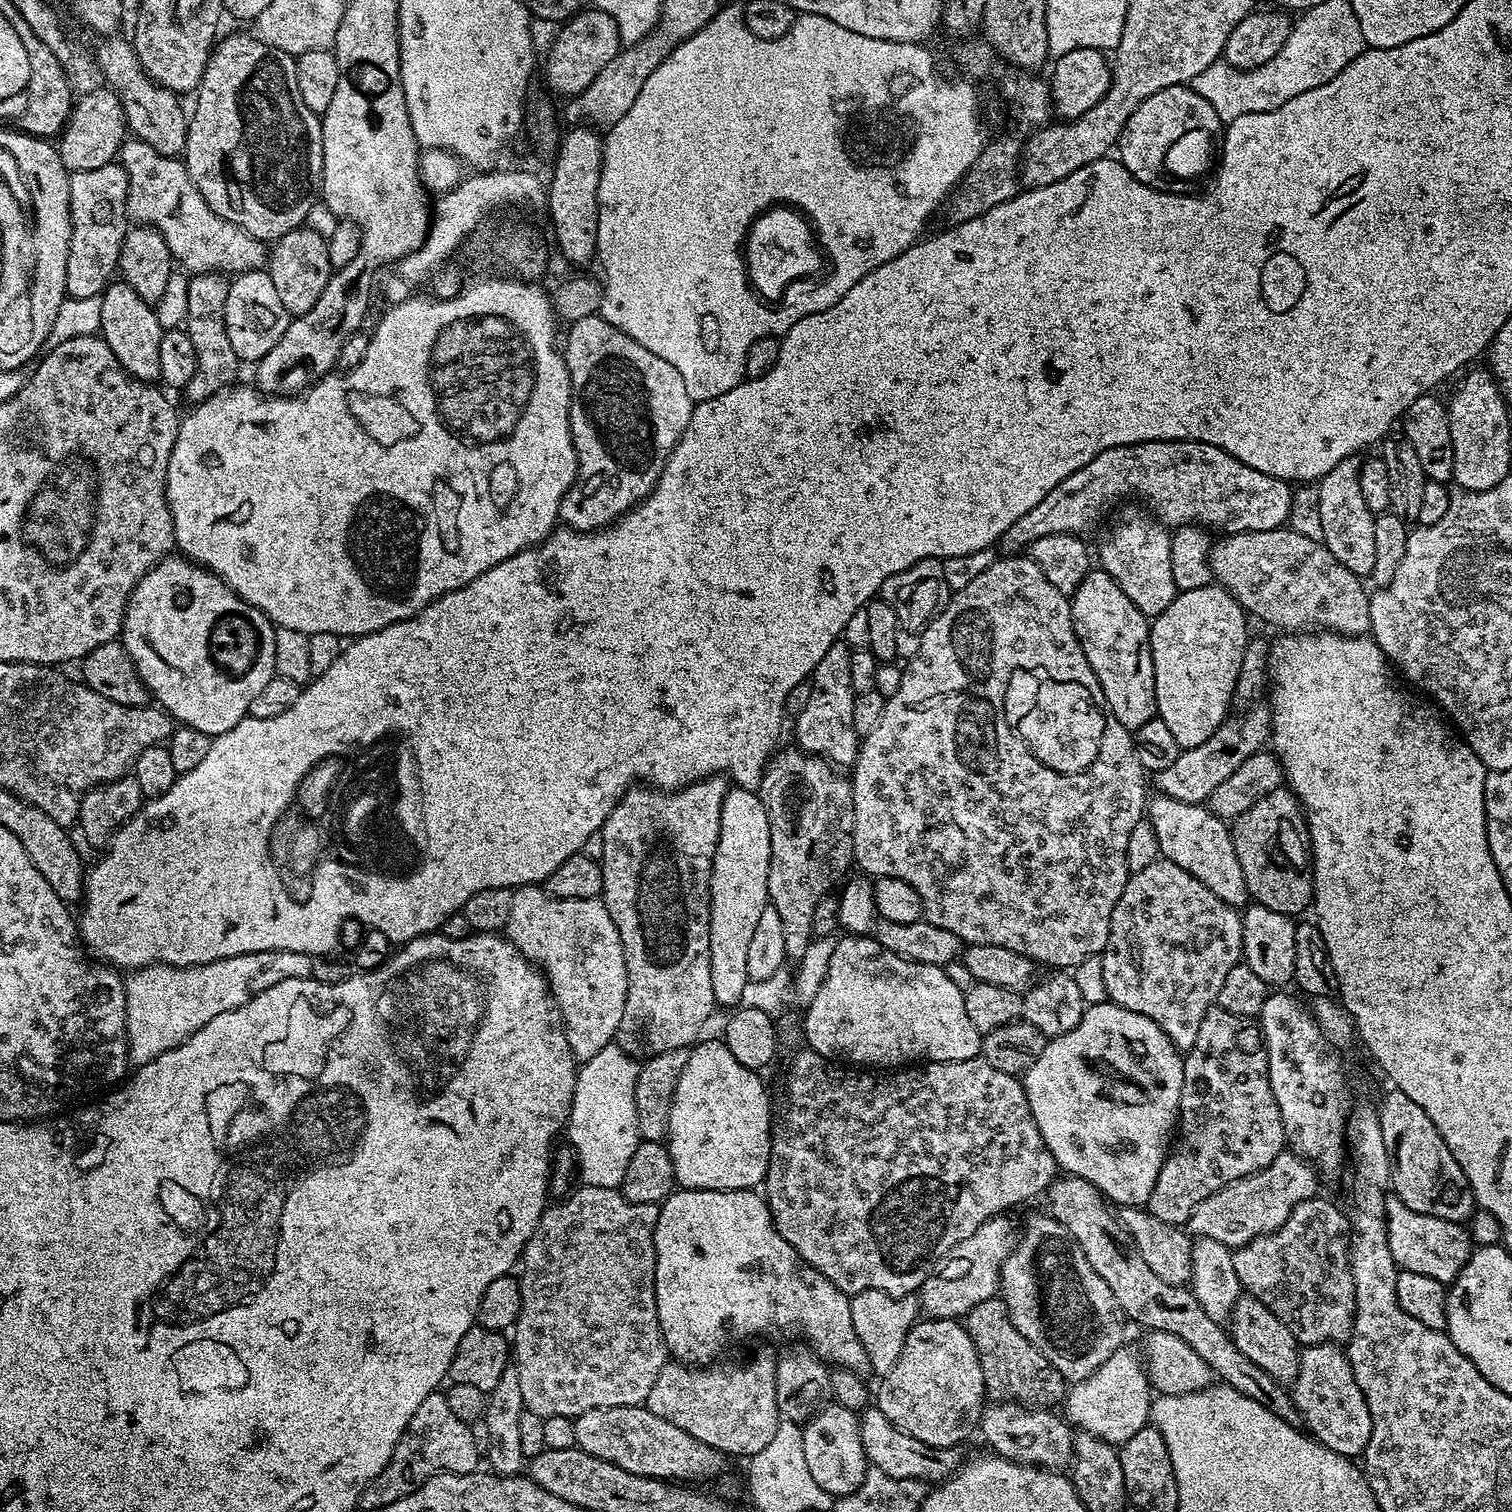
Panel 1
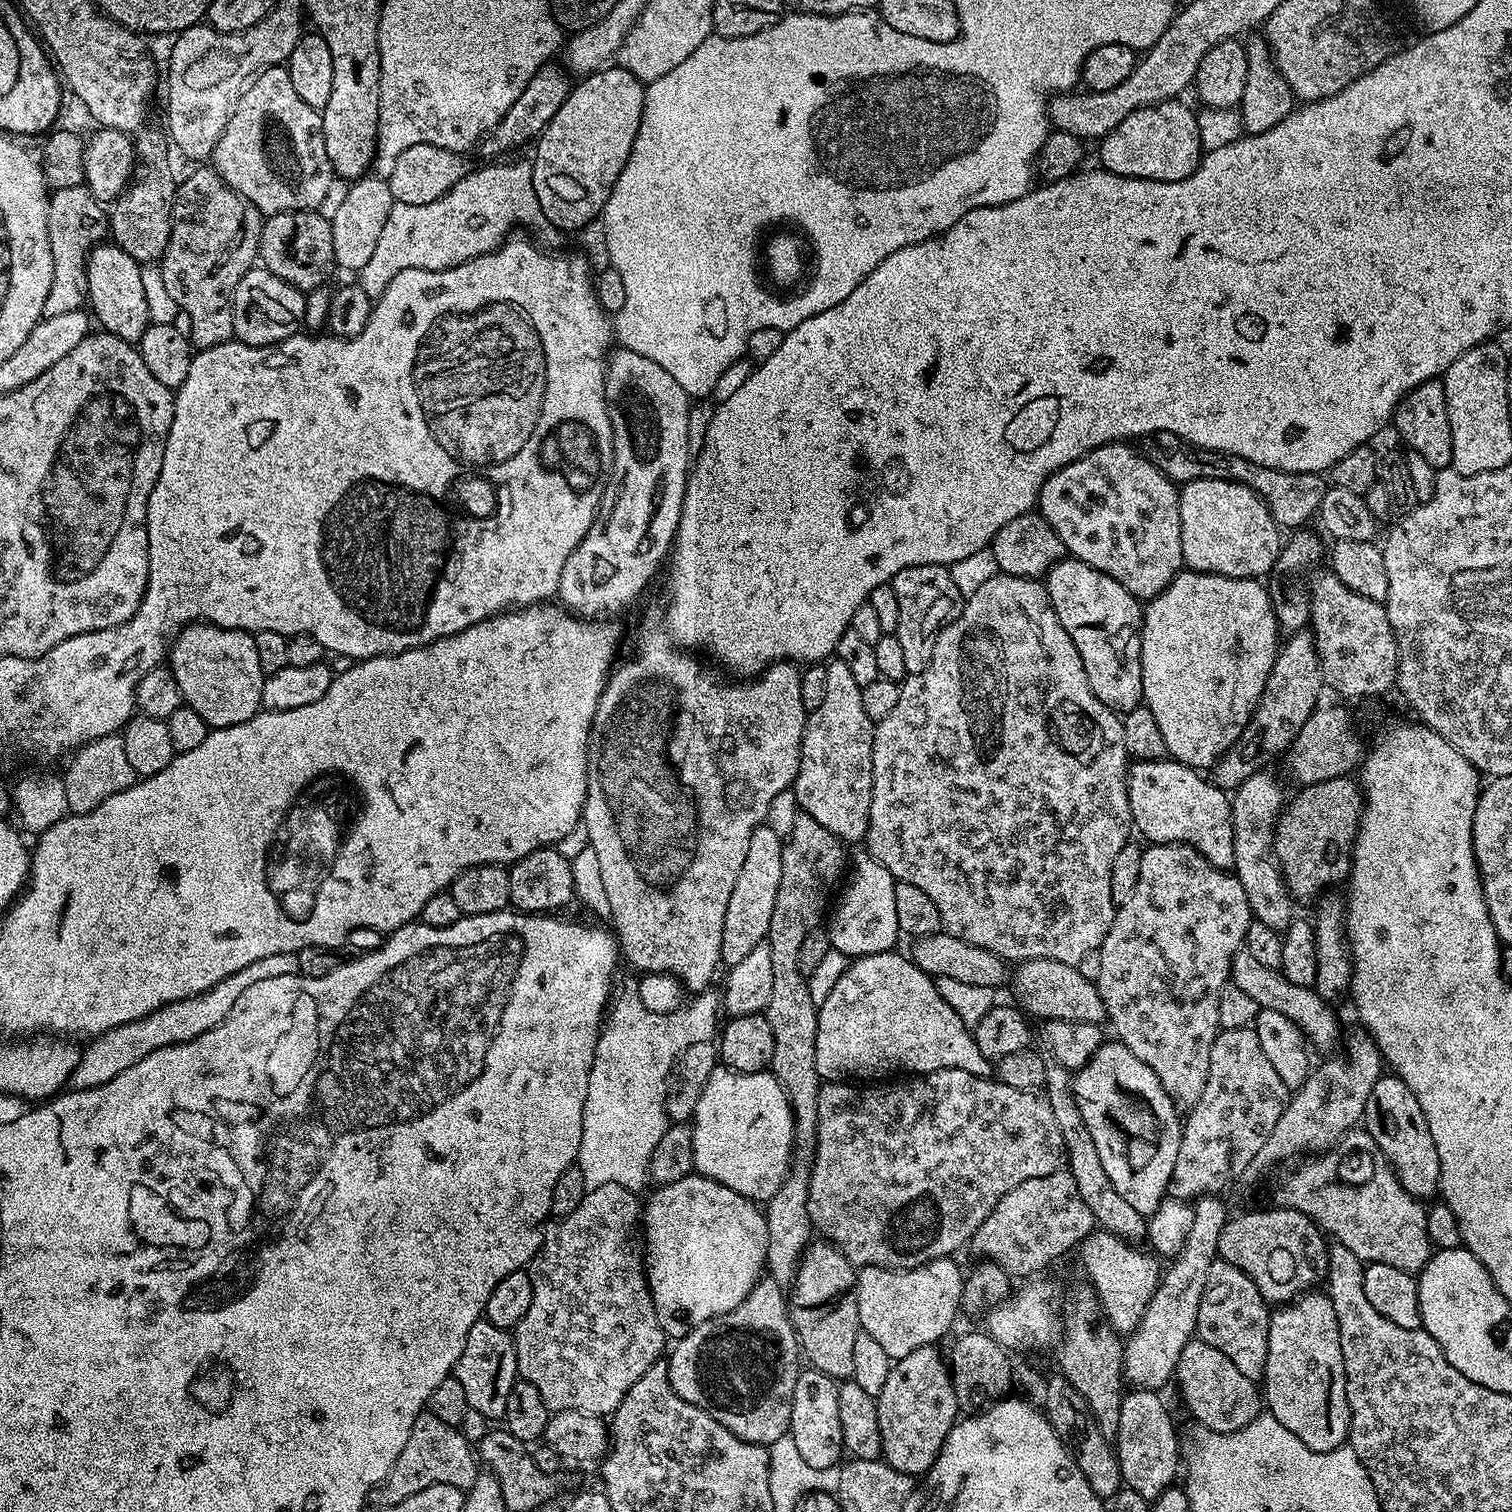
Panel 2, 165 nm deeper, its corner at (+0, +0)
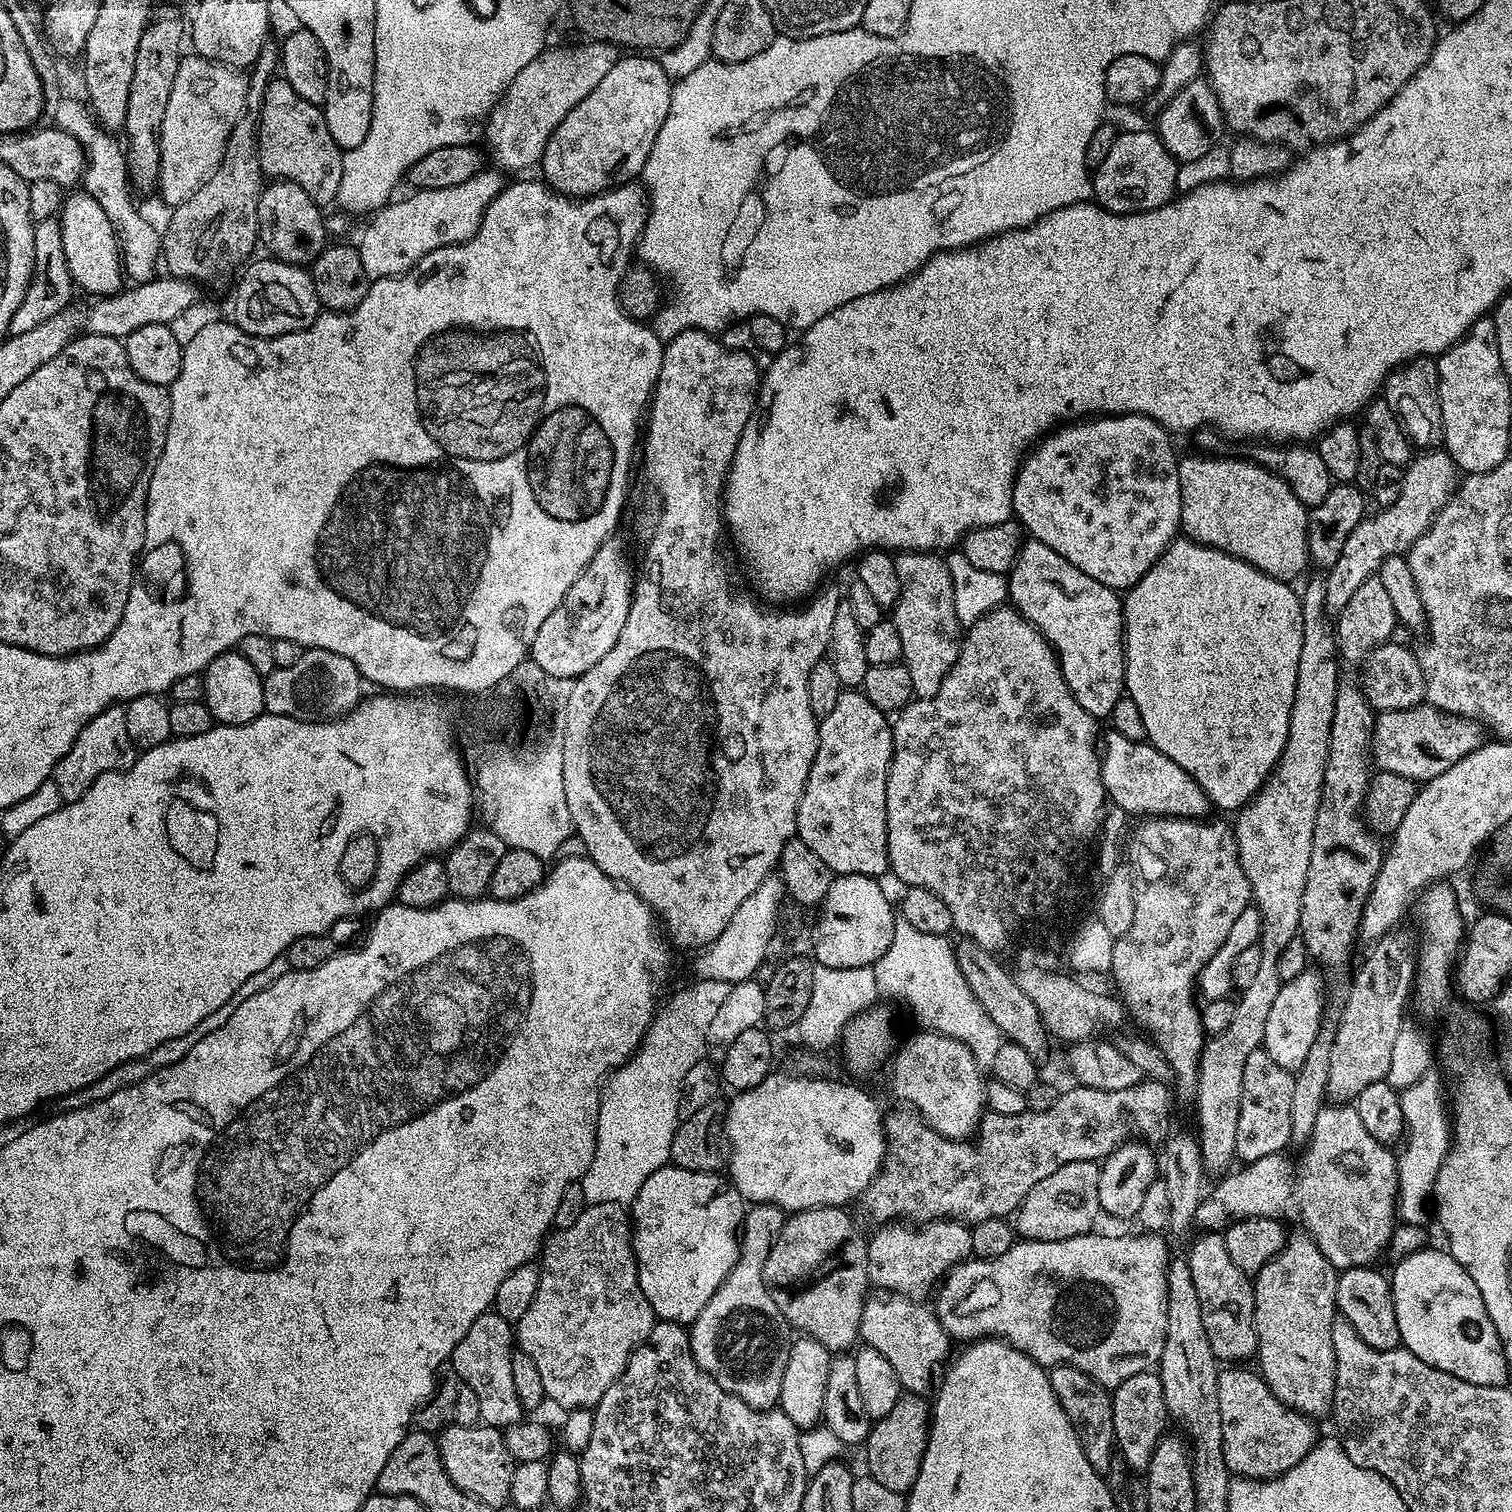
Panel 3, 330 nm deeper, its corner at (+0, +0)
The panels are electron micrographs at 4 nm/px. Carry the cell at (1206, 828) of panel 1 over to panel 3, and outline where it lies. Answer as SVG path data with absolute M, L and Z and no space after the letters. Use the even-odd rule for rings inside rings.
M1114 731L1102 740L1100 773L1109 801L1119 811L1135 818L1204 818L1209 814L1208 795L1198 786L1178 762L1170 762L1154 745L1130 738Z

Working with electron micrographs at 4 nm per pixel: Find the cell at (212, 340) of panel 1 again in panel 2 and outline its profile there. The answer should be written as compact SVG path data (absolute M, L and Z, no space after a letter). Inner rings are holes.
M196 166L183 181L179 181L176 197L172 199L170 242L158 261L166 291L174 298L179 311L188 315L190 340L197 349L224 344L236 335L232 317L232 299L238 282L257 263L260 251L260 212L246 198L242 198L211 166Z

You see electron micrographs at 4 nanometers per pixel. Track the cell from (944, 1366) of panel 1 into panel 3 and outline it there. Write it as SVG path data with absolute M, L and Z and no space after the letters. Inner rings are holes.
M901 1395L899 1402L881 1420L875 1421L868 1433L867 1471L882 1486L895 1492L907 1493L914 1486L920 1473L922 1457L928 1445L928 1429L930 1427L930 1404L920 1396Z

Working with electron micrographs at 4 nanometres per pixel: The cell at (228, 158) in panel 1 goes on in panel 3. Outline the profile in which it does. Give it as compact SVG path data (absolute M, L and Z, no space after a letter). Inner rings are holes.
M282 78L273 79L264 89L256 129L256 157L265 177L289 180L302 186L315 204L327 206L335 201L342 182L344 152L336 147L334 138L330 138L323 111L317 105L306 102L306 98L298 95L294 86Z

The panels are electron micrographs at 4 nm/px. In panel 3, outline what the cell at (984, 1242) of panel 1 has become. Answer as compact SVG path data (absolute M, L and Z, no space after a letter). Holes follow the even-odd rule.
M1094 1160L1082 1162L1066 1162L1066 1166L1058 1166L1050 1178L1042 1178L1024 1195L1024 1200L1014 1213L1014 1228L1025 1240L1041 1240L1054 1242L1075 1236L1086 1236L1102 1216L1102 1205L1098 1198L1098 1182L1100 1181L1100 1164Z

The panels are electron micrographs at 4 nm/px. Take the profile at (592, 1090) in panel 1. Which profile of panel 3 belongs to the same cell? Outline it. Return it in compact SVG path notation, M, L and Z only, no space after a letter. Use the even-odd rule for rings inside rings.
M713 980L692 982L685 992L678 993L664 1009L661 1007L651 1017L651 1019L653 1018L652 1025L649 1026L648 1033L645 1034L644 1041L640 1044L640 1049L620 1069L617 1067L607 1077L600 1093L600 1108L596 1112L594 1158L578 1181L588 1204L614 1202L625 1206L631 1205L632 1201L636 1199L638 1190L642 1190L646 1178L650 1178L650 1174L654 1174L671 1161L670 1146L674 1142L676 1128L682 1119L680 1104L682 1108L684 1079L690 1066L705 1059L706 1053L709 1051L710 1022L714 1022L714 1017L718 1015L718 1006L722 1006L722 1002L726 1002L729 987L730 985L726 982L714 982Z

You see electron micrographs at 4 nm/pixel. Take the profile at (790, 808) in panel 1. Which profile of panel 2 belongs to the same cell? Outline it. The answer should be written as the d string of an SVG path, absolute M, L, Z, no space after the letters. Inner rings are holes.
M797 815L782 850L782 882L778 882L774 914L770 914L766 937L766 942L770 945L770 963L774 966L774 986L770 990L770 1002L766 1009L770 1030L774 1030L774 1058L770 1071L788 1095L792 1107L794 1147L788 1177L782 1182L782 1186L778 1186L778 1194L771 1196L762 1208L768 1231L764 1263L770 1279L778 1282L778 1286L785 1290L791 1289L796 1267L814 1238L812 1219L808 1213L808 1187L812 1159L816 1153L818 1094L822 1083L816 1069L818 1005L814 998L810 998L808 981L798 970L798 950L806 934L810 934L810 930L821 923L829 907L828 895L831 894L832 887L834 892L845 875L844 851L844 841L830 834L826 826L814 822L814 818L809 816Z

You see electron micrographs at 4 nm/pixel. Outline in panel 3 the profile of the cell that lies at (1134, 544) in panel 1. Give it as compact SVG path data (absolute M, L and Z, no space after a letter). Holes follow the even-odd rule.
M1105 414L1099 418L1088 418L1083 422L1072 422L1067 426L1057 427L1051 434L1045 435L1025 455L1021 463L1012 487L1012 510L1015 519L1019 521L1023 531L1031 539L1050 546L1050 550L1054 550L1054 554L1062 554L1062 558L1066 558L1066 562L1078 566L1078 570L1082 570L1082 574L1090 574L1090 578L1094 578L1094 582L1117 590L1134 587L1147 574L1150 566L1154 566L1154 562L1158 562L1160 555L1171 546L1181 531L1182 490L1178 482L1178 460L1177 457L1172 457L1172 448L1168 445L1168 439L1170 439L1169 433L1161 424L1154 422L1148 416L1139 414Z

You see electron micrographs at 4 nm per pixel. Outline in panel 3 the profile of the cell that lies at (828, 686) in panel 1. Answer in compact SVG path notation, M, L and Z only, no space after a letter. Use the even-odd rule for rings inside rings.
M841 691L834 710L818 724L818 750L796 811L795 835L826 862L835 875L866 873L879 877L888 868L886 834L886 778L892 761L892 724L885 713L864 697L863 691Z

